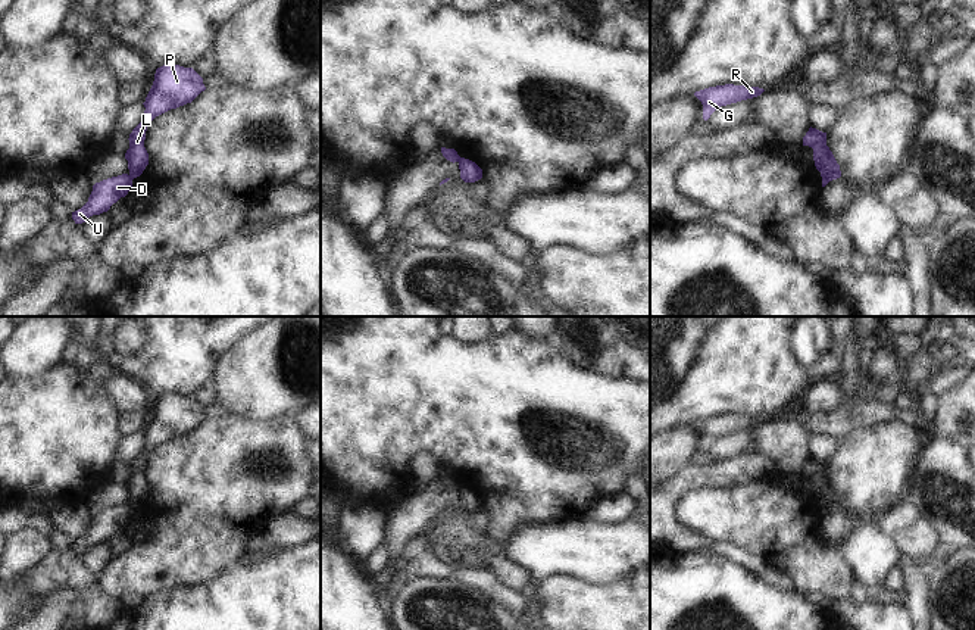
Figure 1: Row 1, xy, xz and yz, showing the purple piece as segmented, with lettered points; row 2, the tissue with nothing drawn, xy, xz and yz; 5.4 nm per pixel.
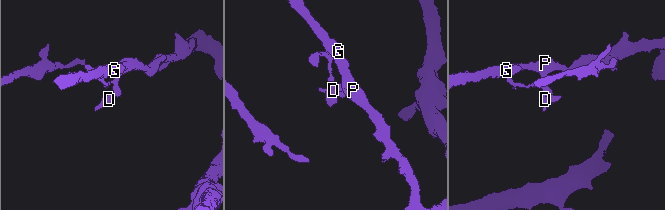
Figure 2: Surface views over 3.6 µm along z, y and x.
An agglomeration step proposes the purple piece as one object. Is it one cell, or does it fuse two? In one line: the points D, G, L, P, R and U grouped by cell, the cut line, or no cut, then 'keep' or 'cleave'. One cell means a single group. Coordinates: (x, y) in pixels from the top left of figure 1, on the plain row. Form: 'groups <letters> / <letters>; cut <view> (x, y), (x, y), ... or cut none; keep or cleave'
groups D U / G L P R; cut xy (130, 504), (131, 510); cleave

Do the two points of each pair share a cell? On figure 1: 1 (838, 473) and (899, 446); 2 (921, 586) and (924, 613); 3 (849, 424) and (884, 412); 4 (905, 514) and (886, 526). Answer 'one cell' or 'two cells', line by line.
1: one cell
2: one cell
3: one cell
4: one cell

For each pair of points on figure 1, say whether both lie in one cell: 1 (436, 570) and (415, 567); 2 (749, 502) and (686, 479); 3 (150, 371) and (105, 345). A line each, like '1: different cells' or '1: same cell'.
1: same cell
2: different cells
3: same cell

